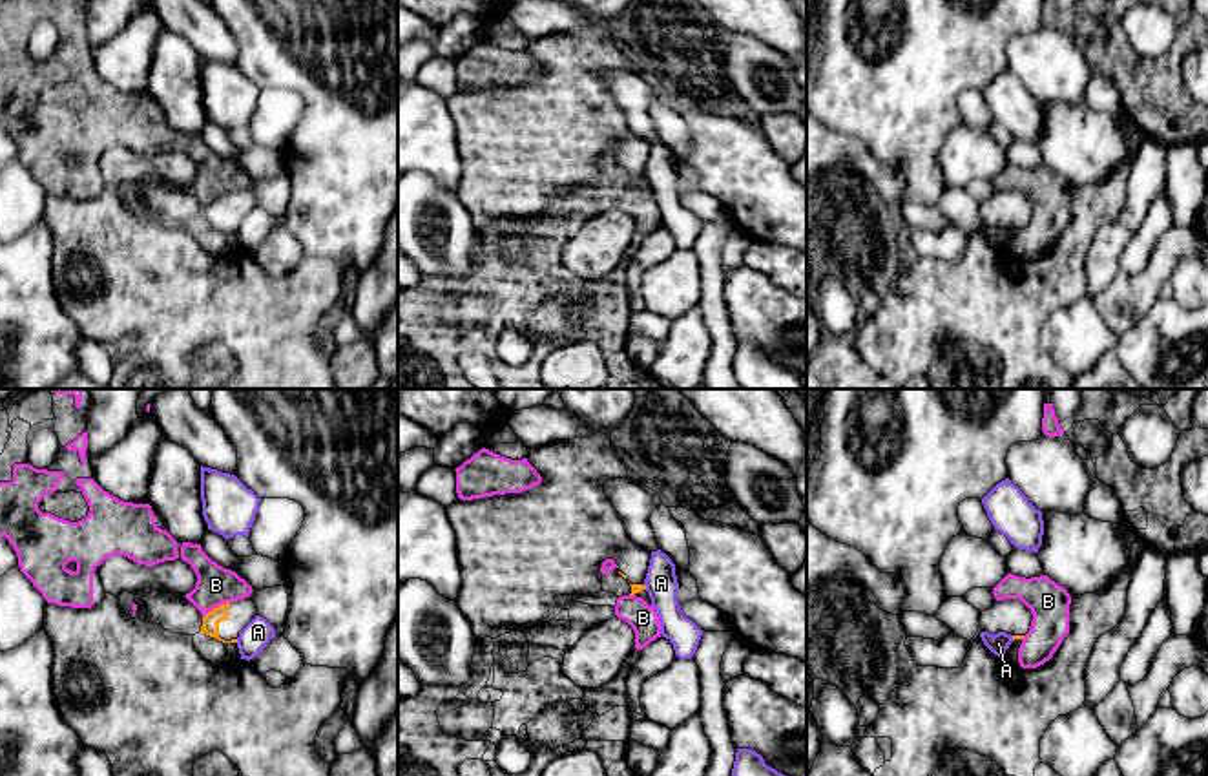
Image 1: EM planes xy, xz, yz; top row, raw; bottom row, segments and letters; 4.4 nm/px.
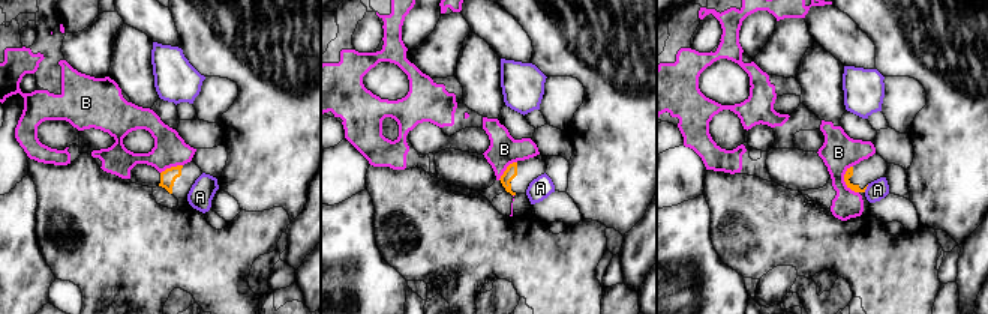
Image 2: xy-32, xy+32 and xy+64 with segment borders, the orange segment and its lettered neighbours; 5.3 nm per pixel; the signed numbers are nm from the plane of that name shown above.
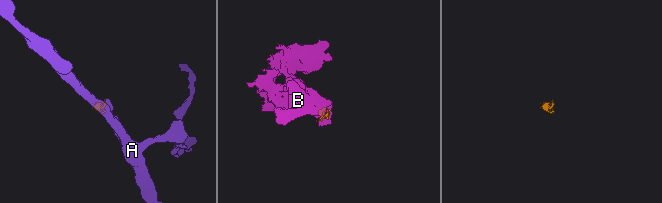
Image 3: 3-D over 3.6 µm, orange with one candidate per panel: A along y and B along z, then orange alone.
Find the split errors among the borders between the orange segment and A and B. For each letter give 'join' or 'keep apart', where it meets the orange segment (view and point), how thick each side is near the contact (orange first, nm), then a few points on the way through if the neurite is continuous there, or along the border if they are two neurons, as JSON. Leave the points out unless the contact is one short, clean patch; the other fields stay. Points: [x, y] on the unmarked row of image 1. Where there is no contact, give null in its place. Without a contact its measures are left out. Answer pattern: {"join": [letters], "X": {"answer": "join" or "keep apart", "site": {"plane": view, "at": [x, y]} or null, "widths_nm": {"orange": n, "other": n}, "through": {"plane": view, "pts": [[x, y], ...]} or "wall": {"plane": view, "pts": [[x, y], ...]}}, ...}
{"join": ["B"], "A": {"answer": "keep apart", "site": {"plane": "xz", "at": [645, 178]}, "widths_nm": {"orange": 50, "other": 140}, "wall": {"plane": "xz", "pts": [[643, 176], [646, 179]]}}, "B": {"answer": "join", "site": {"plane": "xy", "at": [218, 198]}, "widths_nm": {"orange": 80, "other": 170}, "through": {"plane": "xy", "pts": [[210, 212], [218, 198], [216, 176]]}}}

